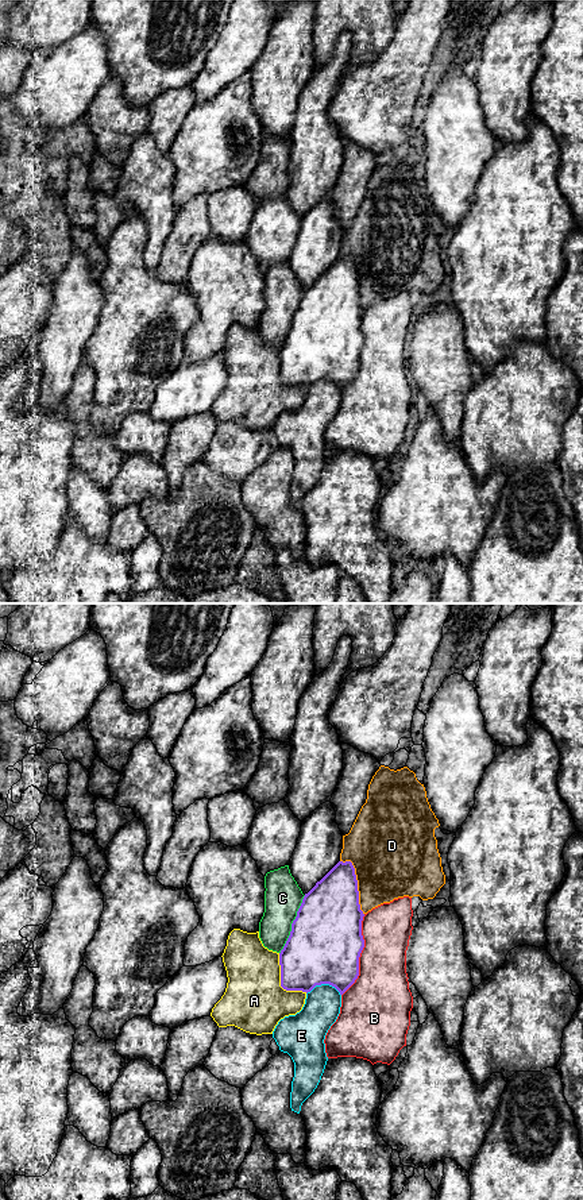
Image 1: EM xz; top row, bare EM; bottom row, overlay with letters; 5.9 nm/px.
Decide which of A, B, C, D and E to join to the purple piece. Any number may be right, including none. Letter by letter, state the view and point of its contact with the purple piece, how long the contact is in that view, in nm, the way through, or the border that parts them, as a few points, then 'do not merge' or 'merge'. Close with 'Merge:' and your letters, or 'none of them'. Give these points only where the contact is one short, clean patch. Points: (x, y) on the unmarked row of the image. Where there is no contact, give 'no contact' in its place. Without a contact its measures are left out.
A: contact xz (281, 378); length 300 nm; do not merge
B: contact xz (359, 350); length 500 nm; do not merge
C: contact xz (292, 320); length 380 nm; do not merge
D: contact xz (356, 278); length 360 nm; do not merge
E: contact xz (323, 378); length 200 nm; do not merge
Merge: none of them

